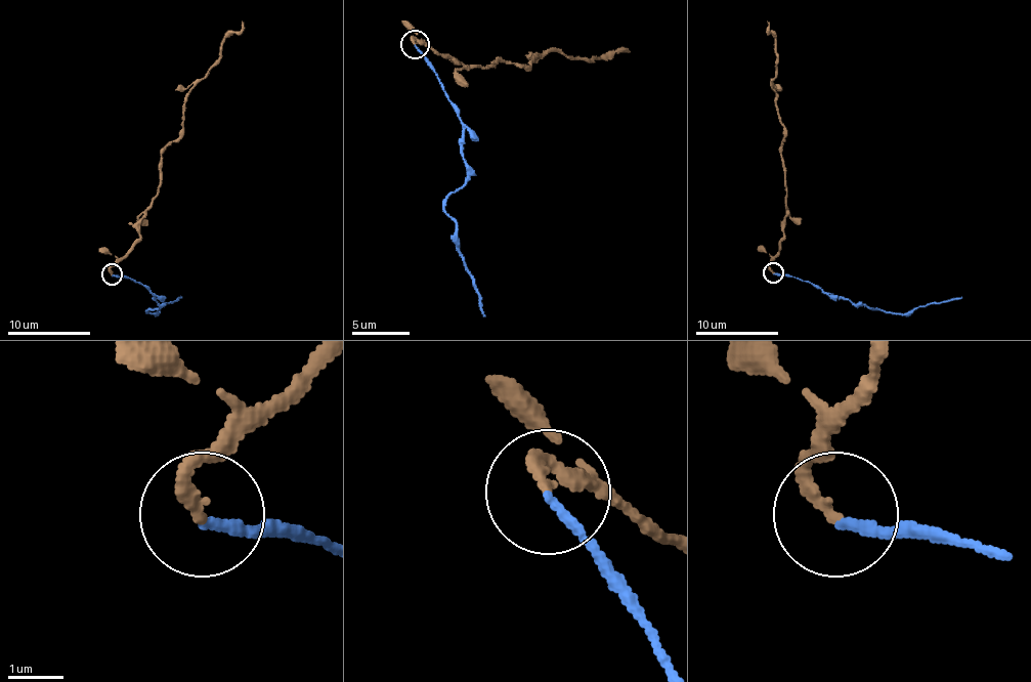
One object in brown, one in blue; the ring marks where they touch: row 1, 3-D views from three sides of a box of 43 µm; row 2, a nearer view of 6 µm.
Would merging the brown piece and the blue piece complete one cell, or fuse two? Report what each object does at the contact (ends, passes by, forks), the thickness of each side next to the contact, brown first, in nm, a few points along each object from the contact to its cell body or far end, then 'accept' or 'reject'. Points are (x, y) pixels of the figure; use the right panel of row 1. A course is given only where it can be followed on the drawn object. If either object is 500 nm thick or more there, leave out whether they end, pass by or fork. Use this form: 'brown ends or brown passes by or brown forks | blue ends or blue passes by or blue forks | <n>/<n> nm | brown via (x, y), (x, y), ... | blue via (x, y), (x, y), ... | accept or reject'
brown ends | blue ends | 200/150 nm | brown via (773, 272), (769, 266), (779, 250), (787, 193), (781, 152), (783, 135), (771, 80), (778, 57), (767, 20) | blue via (773, 272), (798, 278), (825, 292), (897, 314), (911, 314), (919, 306), (961, 296) | reject

